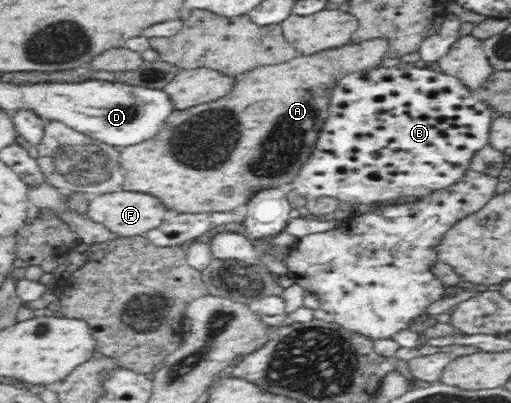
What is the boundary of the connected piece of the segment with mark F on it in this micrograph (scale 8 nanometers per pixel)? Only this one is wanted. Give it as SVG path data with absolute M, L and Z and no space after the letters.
M117 191L95 196L88 204L87 215L94 222L103 224L108 230L123 238L141 238L151 230L157 229L174 210L166 209L157 196L141 192Z

